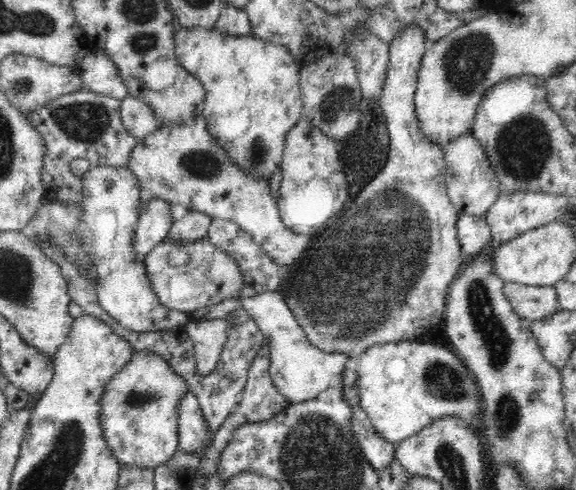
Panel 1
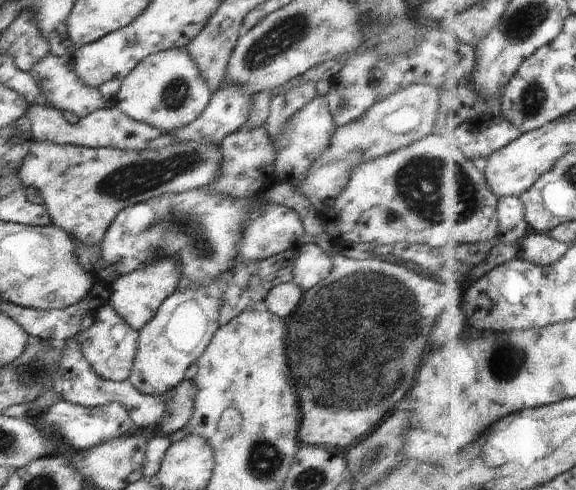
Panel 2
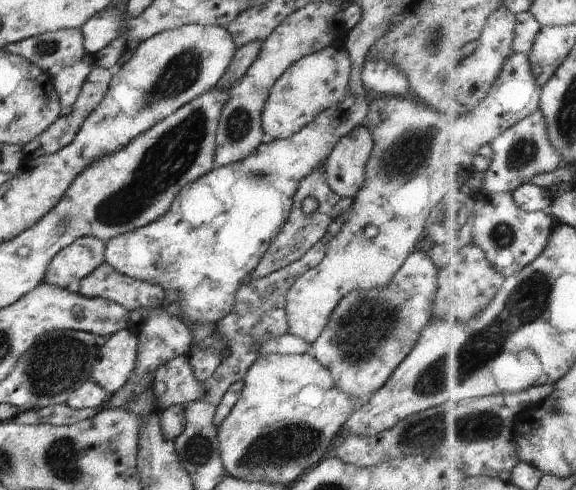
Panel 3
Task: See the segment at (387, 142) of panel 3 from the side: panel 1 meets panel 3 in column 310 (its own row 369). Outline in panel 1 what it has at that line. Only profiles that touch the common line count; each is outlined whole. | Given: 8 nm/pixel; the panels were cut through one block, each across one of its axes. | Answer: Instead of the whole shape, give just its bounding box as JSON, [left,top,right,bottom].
[241,291,349,404]

